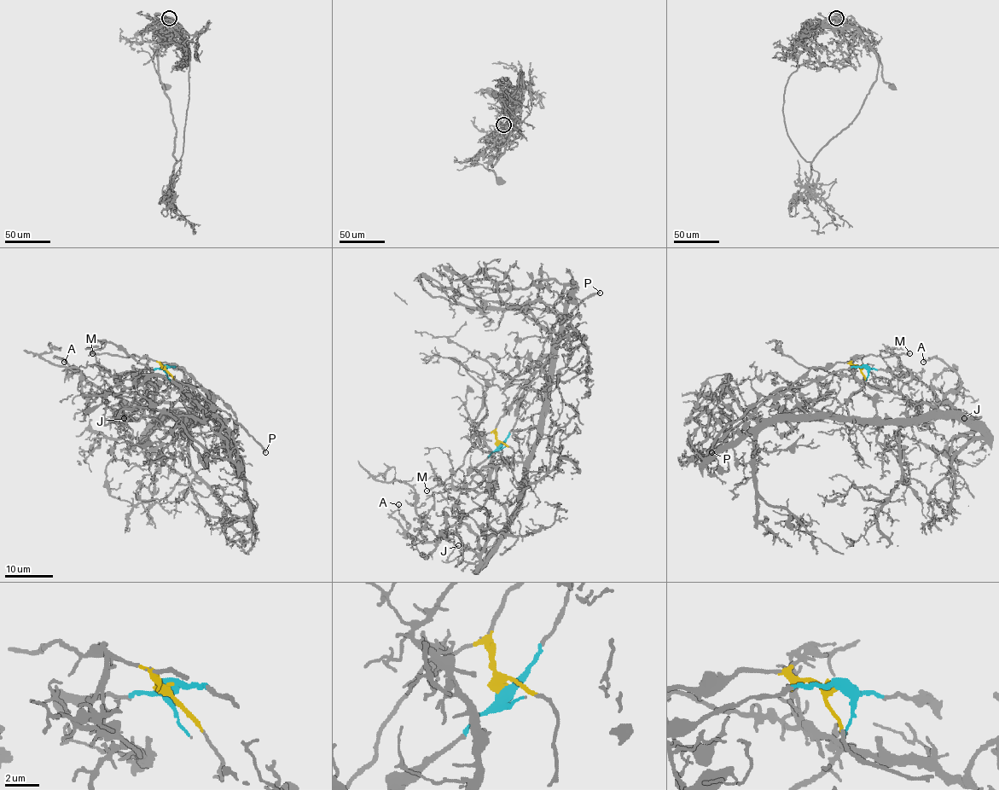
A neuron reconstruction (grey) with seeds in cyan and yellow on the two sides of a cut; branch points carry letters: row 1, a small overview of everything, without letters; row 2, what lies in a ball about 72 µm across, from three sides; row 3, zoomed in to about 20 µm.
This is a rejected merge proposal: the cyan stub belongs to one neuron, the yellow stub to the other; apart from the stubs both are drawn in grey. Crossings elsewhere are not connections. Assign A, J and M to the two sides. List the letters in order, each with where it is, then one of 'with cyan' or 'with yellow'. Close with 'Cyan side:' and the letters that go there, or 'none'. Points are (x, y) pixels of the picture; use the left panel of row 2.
A: at (64, 362); with cyan
J: at (124, 418); with cyan
M: at (92, 353); with yellow
Cyan side: A, J

